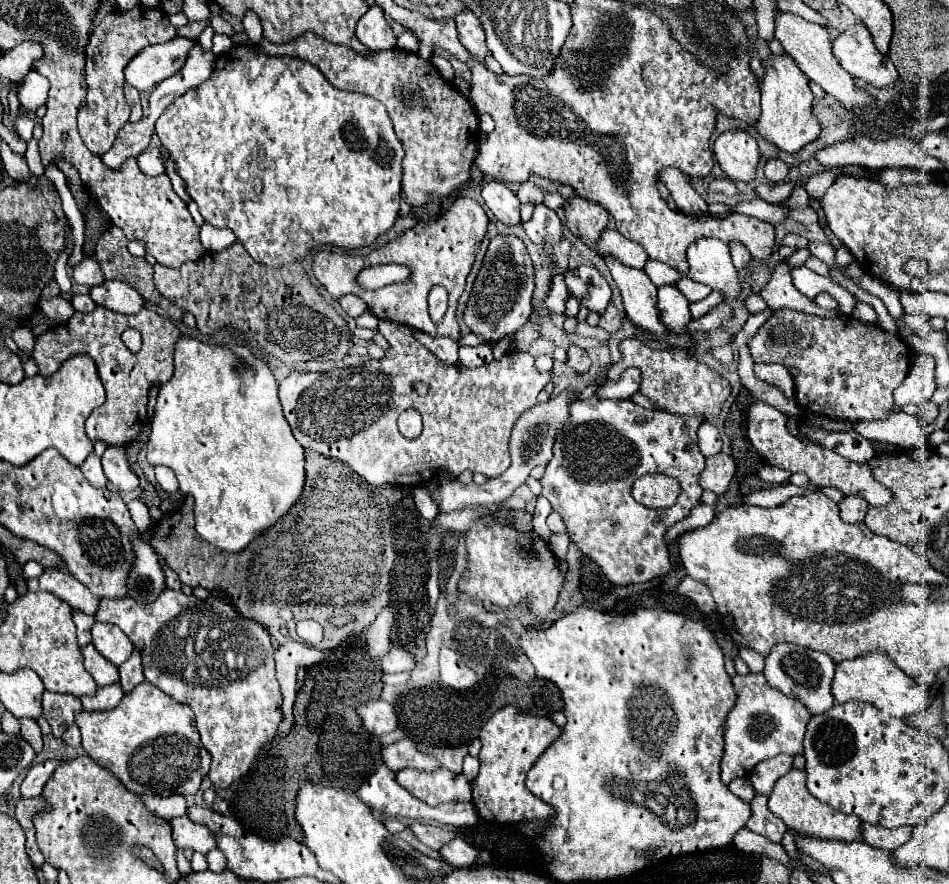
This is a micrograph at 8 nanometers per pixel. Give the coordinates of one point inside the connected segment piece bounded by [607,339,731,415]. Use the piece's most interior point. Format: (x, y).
(673, 380)

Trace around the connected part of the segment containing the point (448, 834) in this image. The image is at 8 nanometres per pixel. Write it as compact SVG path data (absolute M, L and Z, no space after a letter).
M413 823L411 831L415 833L415 837L419 837L421 843L425 843L431 849L441 849L443 845L447 845L451 839L455 839L455 833L447 827L443 829L443 825L421 825L421 823Z

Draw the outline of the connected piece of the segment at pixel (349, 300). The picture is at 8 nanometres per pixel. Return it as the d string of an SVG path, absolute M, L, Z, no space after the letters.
M343 295L343 297L339 299L339 305L341 305L341 309L343 309L349 317L359 317L361 313L367 311L367 305L365 305L359 297L355 297L355 295Z

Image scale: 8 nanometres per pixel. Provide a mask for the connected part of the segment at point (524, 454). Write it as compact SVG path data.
M565 389L561 391L557 397L551 397L549 401L543 401L543 403L537 403L535 407L531 407L529 411L525 411L517 423L513 425L511 429L511 439L509 439L509 453L511 453L511 467L499 477L499 479L491 479L487 481L487 485L475 485L475 483L469 483L469 485L461 485L457 481L449 481L445 485L441 485L437 489L433 497L433 501L445 511L455 511L455 509L463 509L463 507L469 507L469 505L479 505L483 511L491 511L495 509L495 505L501 505L505 503L513 491L525 483L525 479L529 477L531 469L537 467L537 465L547 465L553 457L553 443L561 431L561 427L567 423L567 419L571 417L569 413L569 407L573 401L579 399L579 391L571 391L571 389Z

